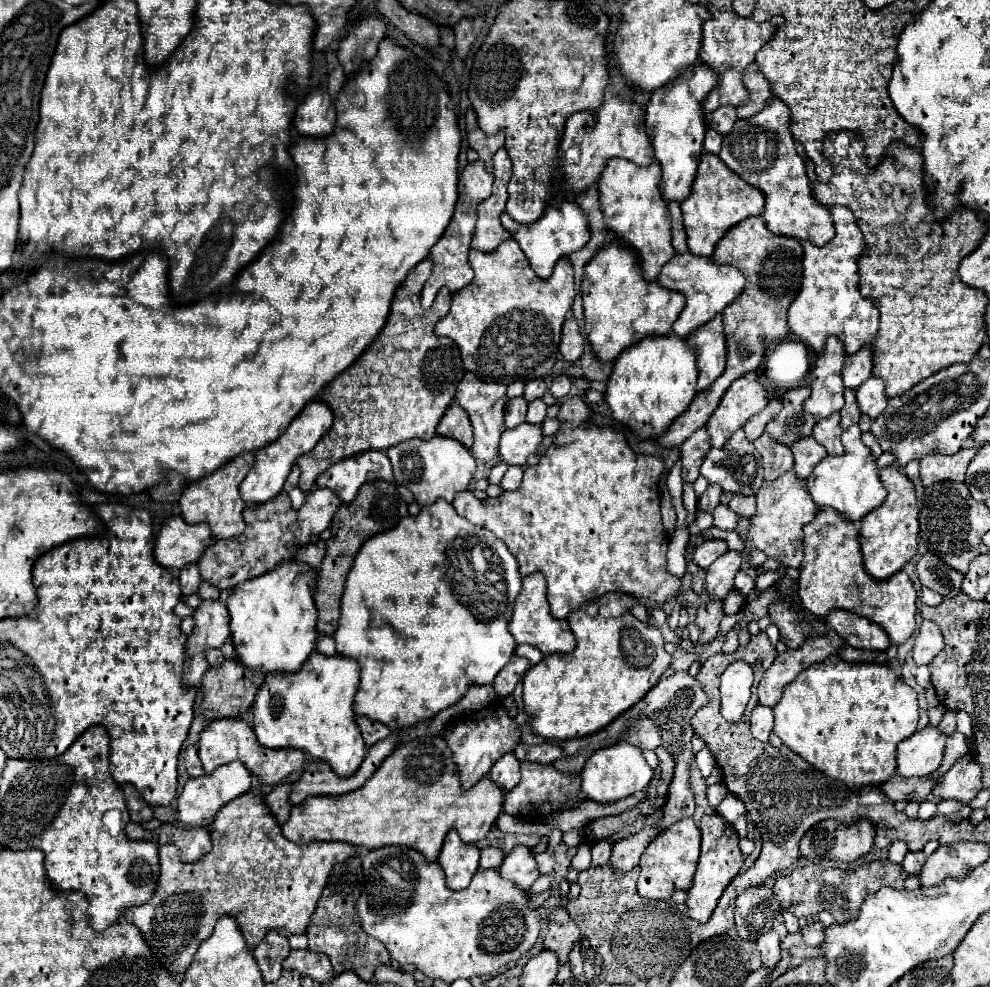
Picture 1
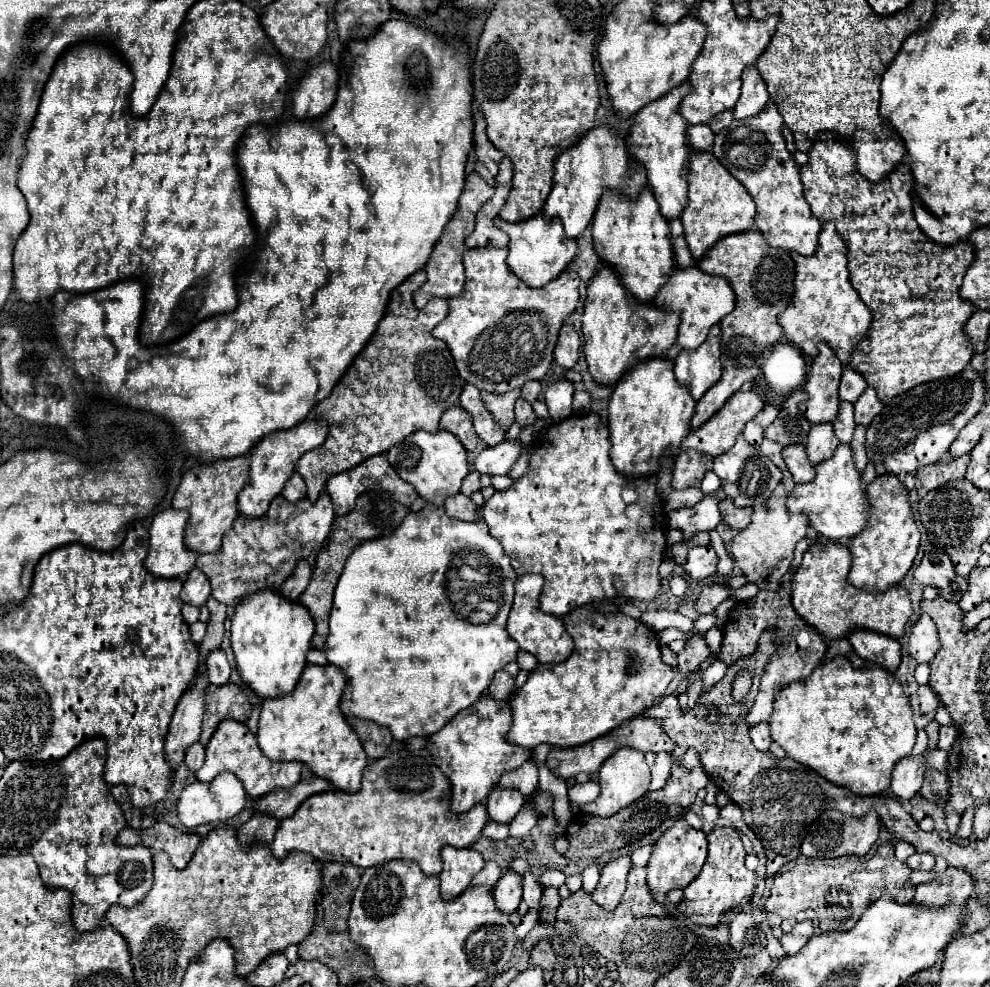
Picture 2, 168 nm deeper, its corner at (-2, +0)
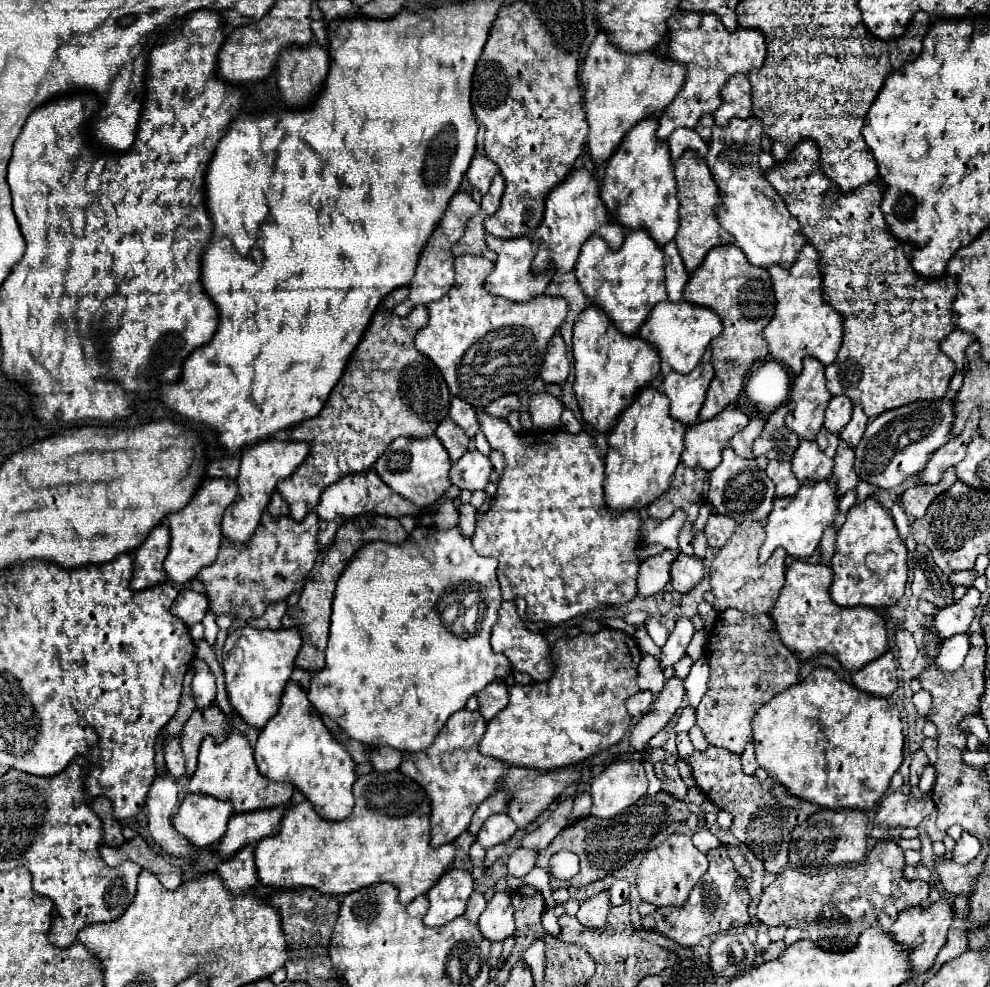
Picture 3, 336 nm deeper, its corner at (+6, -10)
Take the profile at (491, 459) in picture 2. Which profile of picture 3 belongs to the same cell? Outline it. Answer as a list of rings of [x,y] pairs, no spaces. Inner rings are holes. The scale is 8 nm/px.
[[[479,450],[465,452],[457,462],[453,462],[449,470],[449,480],[457,488],[467,488],[467,490],[485,490],[489,484],[489,472],[491,472],[491,462],[485,454]]]

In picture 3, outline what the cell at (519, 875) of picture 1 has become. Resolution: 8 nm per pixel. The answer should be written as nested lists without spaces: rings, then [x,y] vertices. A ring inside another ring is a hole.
[[[497,892],[489,902],[485,912],[479,918],[479,930],[483,938],[489,942],[503,942],[505,938],[513,936],[515,922],[513,922],[513,906],[507,892]]]

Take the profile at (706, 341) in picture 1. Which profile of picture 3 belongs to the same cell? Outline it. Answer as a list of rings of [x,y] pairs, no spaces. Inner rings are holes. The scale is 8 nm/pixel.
[[[709,348],[705,350],[703,360],[697,364],[697,370],[691,374],[677,374],[671,370],[663,380],[663,392],[671,400],[671,418],[683,422],[685,426],[695,424],[711,380],[713,366]]]

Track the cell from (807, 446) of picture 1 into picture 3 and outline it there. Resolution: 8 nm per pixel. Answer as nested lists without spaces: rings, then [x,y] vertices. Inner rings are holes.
[[[771,460],[765,468],[767,476],[773,480],[775,484],[775,492],[777,496],[793,496],[799,490],[799,482],[791,472],[791,464],[789,462],[781,462],[781,460]]]

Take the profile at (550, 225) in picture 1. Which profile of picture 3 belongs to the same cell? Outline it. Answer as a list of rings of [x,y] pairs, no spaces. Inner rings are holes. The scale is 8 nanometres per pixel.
[[[487,234],[485,238],[487,246],[499,256],[497,262],[495,262],[495,268],[493,272],[485,278],[485,290],[489,294],[495,294],[495,296],[501,296],[501,298],[507,298],[511,302],[527,302],[535,296],[541,296],[553,276],[553,272],[545,272],[541,276],[533,276],[531,274],[531,261],[538,251],[538,242],[529,242],[527,236],[523,238],[513,238],[513,240],[501,240],[501,238],[495,238],[491,234]]]

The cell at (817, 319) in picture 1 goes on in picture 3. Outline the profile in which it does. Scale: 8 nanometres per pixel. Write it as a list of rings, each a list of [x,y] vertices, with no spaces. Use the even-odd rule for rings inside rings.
[[[805,244],[797,262],[791,268],[769,266],[769,276],[773,278],[775,292],[775,314],[765,326],[763,336],[769,346],[769,356],[775,362],[787,366],[793,374],[801,372],[801,360],[813,356],[825,366],[837,358],[837,352],[843,342],[843,316],[837,314],[823,300],[823,280],[819,274],[819,254],[813,246]]]

